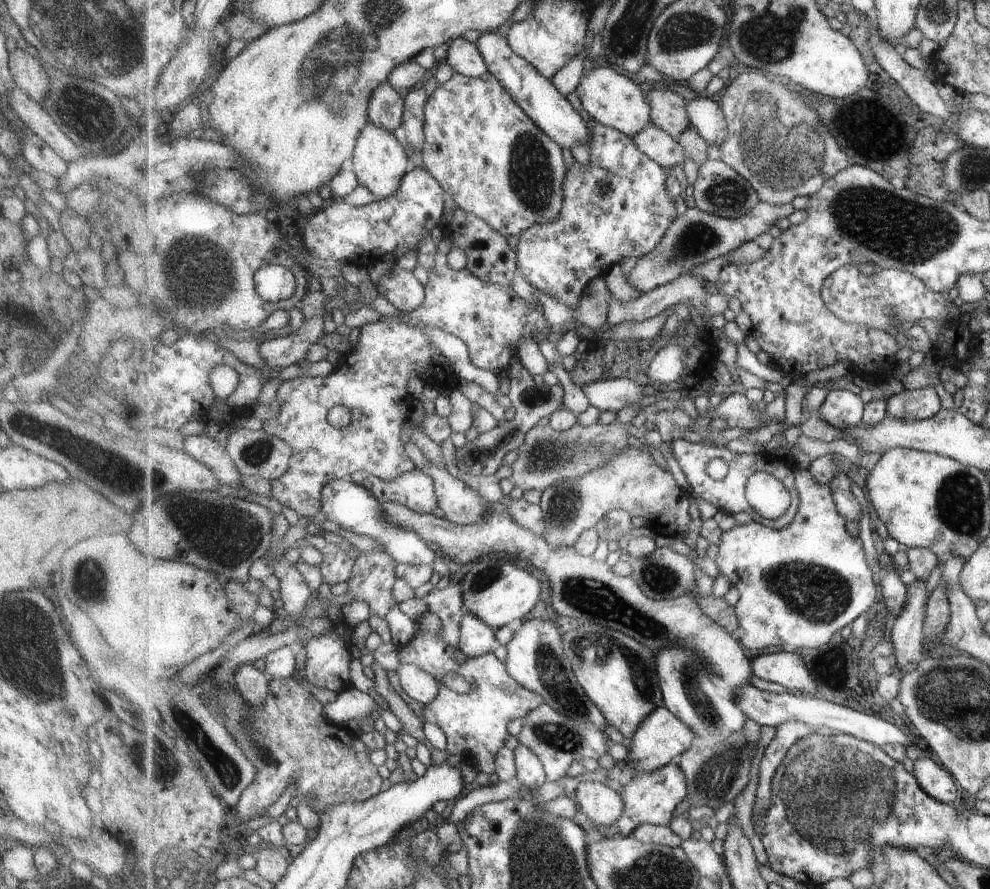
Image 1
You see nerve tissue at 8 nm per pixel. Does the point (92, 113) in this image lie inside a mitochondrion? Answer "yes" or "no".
yes

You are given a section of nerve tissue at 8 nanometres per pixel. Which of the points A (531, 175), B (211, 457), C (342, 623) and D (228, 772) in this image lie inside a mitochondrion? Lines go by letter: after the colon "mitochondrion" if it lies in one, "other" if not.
A: mitochondrion
B: other
C: other
D: mitochondrion

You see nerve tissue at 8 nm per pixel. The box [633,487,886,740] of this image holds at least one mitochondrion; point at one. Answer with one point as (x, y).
(819, 595)

